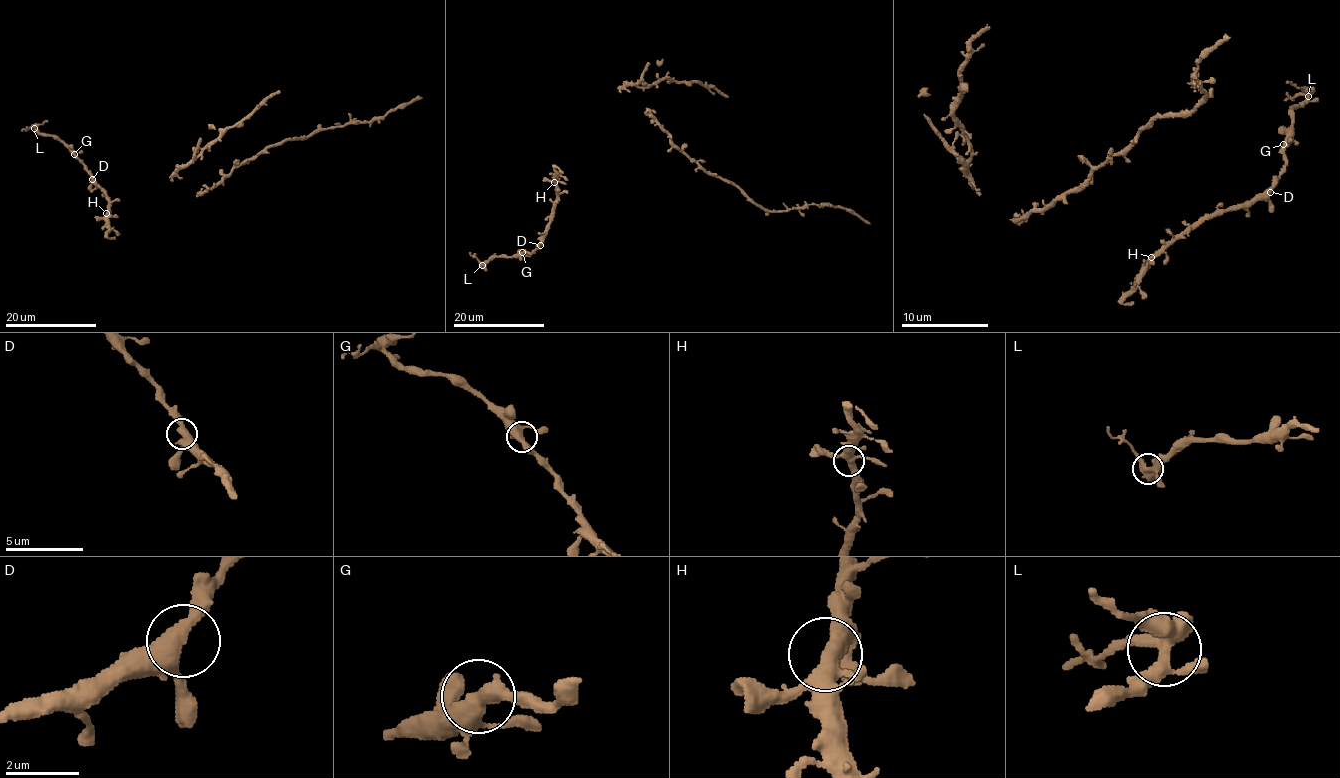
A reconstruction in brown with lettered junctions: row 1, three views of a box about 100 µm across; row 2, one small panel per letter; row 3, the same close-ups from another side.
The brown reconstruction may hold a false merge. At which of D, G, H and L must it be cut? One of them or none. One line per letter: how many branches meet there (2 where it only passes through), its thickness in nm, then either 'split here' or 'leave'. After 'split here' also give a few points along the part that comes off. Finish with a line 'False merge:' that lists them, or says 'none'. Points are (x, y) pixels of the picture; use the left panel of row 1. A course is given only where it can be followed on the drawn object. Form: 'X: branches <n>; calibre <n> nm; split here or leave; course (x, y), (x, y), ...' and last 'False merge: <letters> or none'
D: branches 3; calibre 360 nm; leave
G: branches 3; calibre 360 nm; leave
H: branches 4; calibre 380 nm; leave
L: branches 4; calibre 420 nm; split here; course (33, 129), (47, 121)
False merge: L

